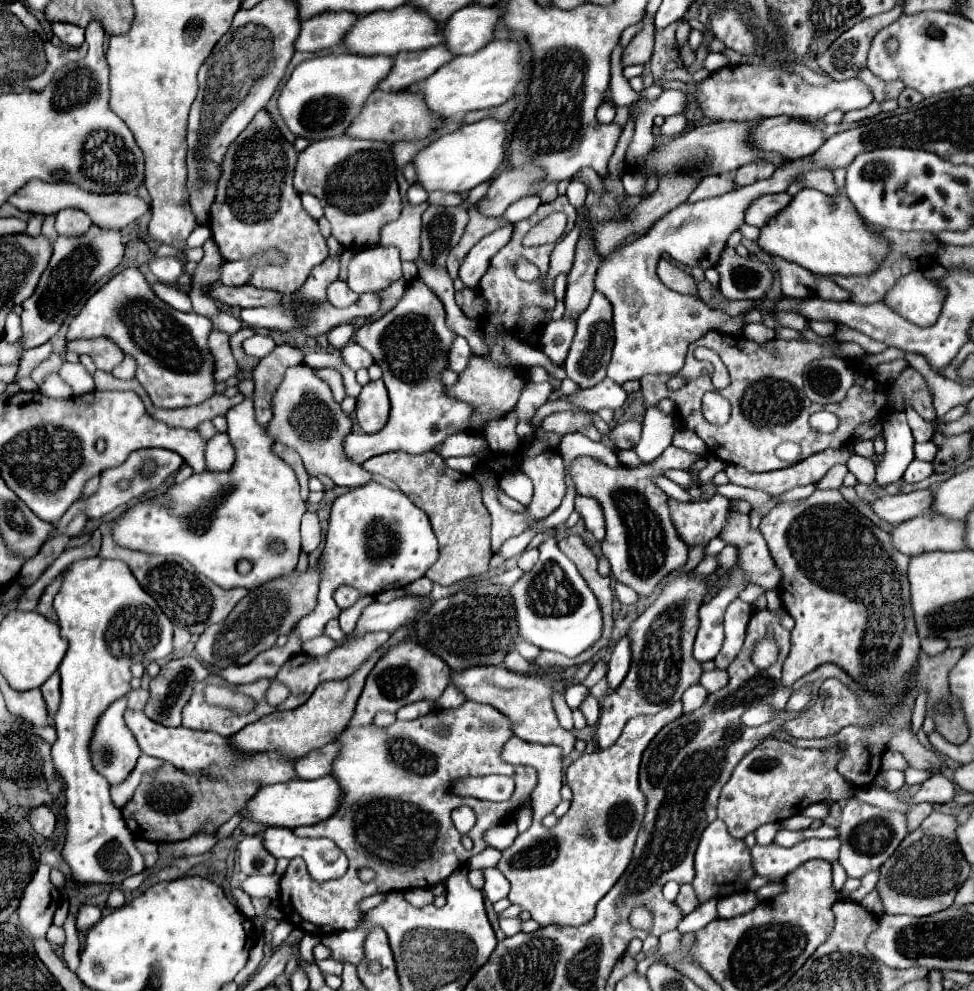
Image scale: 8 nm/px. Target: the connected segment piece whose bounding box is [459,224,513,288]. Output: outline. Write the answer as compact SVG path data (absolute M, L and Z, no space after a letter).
M507 224L505 228L491 232L479 244L475 244L475 248L465 256L459 268L459 278L467 288L477 288L481 276L489 268L491 256L511 240L511 232L513 232L513 224Z

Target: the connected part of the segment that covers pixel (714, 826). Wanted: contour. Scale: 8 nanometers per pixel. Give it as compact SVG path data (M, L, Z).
M715 820L701 834L701 840L695 852L695 872L697 874L693 880L693 888L701 902L707 902L709 898L715 898L715 896L733 894L735 890L737 892L745 890L745 884L753 878L749 848L745 846L743 840L733 838L721 820Z

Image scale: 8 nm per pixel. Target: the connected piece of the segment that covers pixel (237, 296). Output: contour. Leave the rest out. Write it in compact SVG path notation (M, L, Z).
M215 284L209 290L211 296L219 298L223 304L239 306L239 308L257 308L257 306L273 306L281 302L281 292L273 290L259 290L253 286L225 286Z

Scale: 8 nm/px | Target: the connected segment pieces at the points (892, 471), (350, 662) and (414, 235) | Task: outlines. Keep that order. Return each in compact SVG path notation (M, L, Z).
M893 412L885 420L883 436L885 436L887 450L883 460L877 464L877 476L875 476L877 484L881 486L897 482L903 476L905 466L909 466L909 462L915 458L913 454L915 438L907 424L905 412Z
M373 632L373 634L369 634L369 636L363 636L363 638L355 640L355 644L345 644L345 646L341 646L341 648L335 648L333 652L329 652L327 656L321 656L321 658L311 658L311 656L307 656L307 654L297 654L297 656L289 658L289 660L281 666L281 670L277 672L277 680L283 682L283 684L291 690L289 698L281 704L281 710L297 708L297 706L304 704L311 694L313 694L313 690L315 690L321 682L349 678L355 670L359 670L359 666L363 666L363 662L369 660L369 656L371 656L377 648L381 648L381 646L389 640L389 636L391 636L389 632Z
M403 198L401 216L395 222L383 226L383 230L380 232L379 245L383 247L395 246L399 251L404 251L402 261L416 260L421 251L422 214L428 206L428 204L411 206Z

